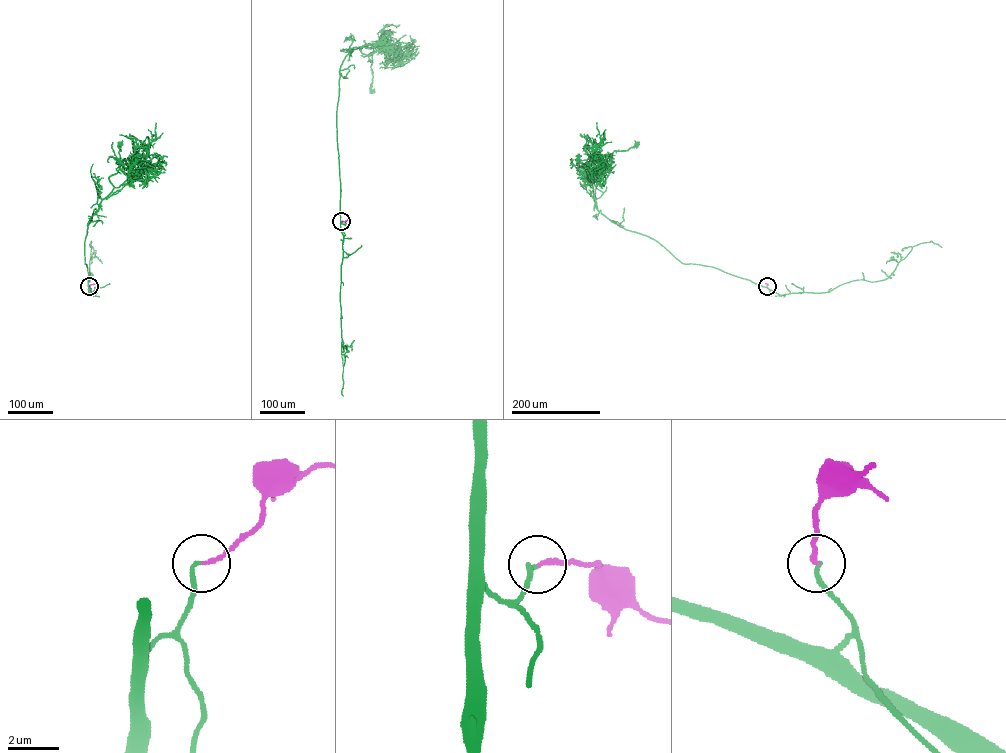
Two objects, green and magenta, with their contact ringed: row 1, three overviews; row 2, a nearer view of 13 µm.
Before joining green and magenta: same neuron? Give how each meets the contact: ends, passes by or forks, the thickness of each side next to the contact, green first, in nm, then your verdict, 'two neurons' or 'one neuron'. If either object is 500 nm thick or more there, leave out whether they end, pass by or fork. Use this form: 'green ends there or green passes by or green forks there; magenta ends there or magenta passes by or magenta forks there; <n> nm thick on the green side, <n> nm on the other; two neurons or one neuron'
green ends there; magenta ends there; 140 nm thick on the green side, 150 nm on the other; one neuron

